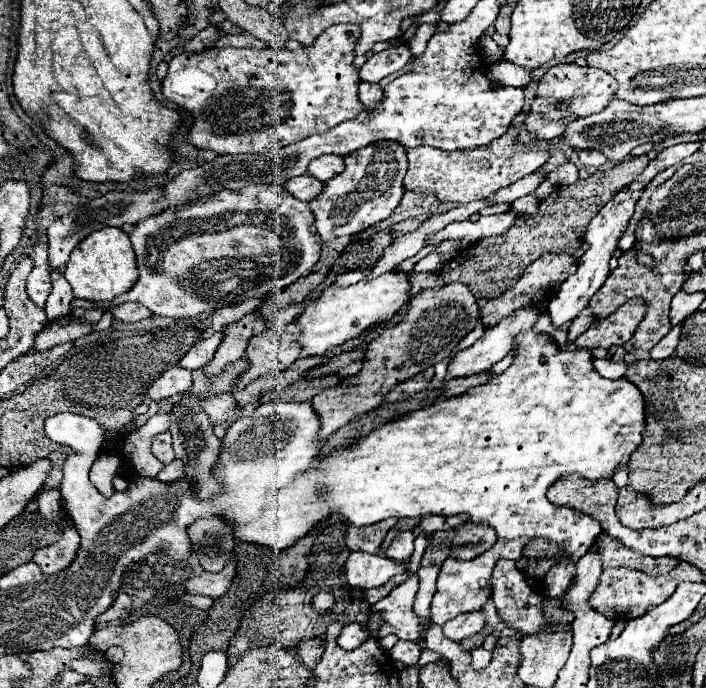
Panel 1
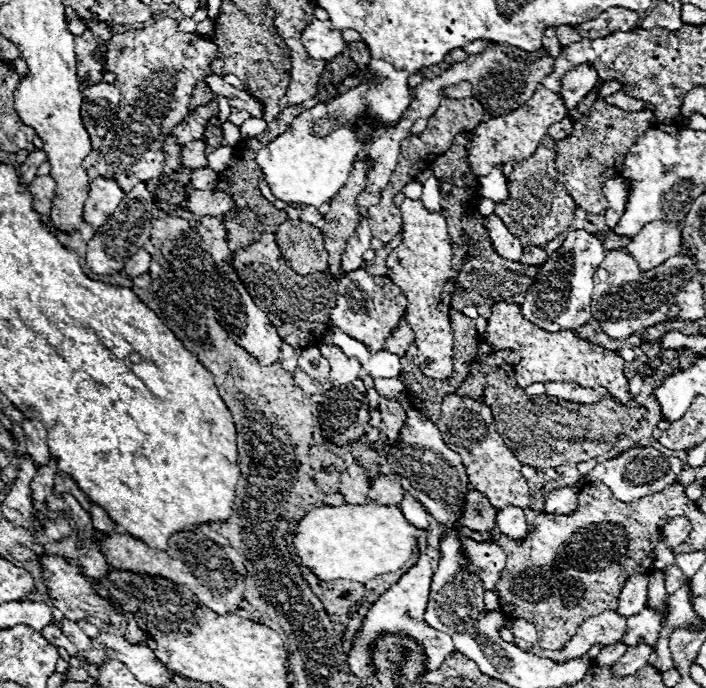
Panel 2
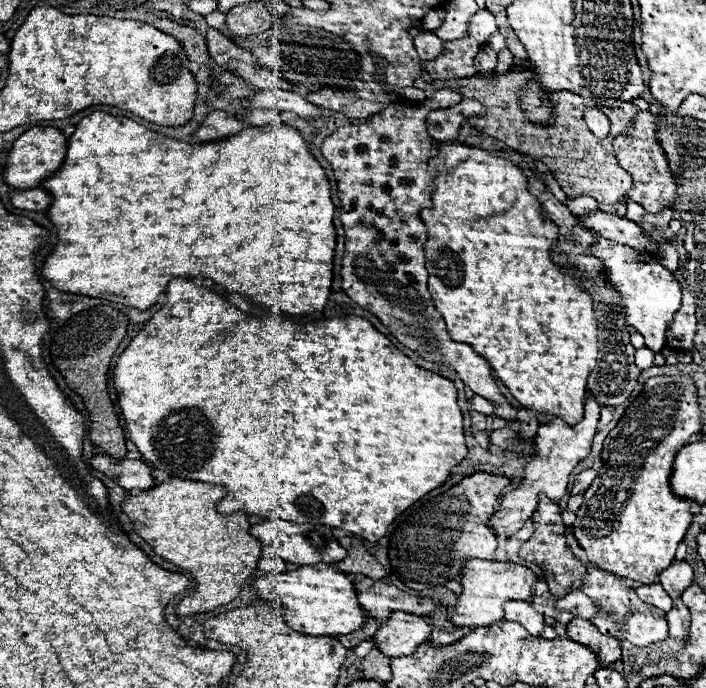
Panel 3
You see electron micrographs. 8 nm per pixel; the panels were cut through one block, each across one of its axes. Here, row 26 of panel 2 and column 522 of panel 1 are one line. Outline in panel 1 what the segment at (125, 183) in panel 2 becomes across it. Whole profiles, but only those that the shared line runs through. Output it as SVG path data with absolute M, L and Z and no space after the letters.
M510 128L500 140L474 150L444 152L440 148L428 148L428 146L412 148L408 150L410 168L404 178L404 188L412 192L422 192L422 194L432 192L440 202L466 204L474 200L488 200L494 192L498 192L500 188L512 186L516 180L534 172L538 166L542 166L550 158L548 148L542 148L538 144L518 146L514 142L516 136L518 136L518 130Z

